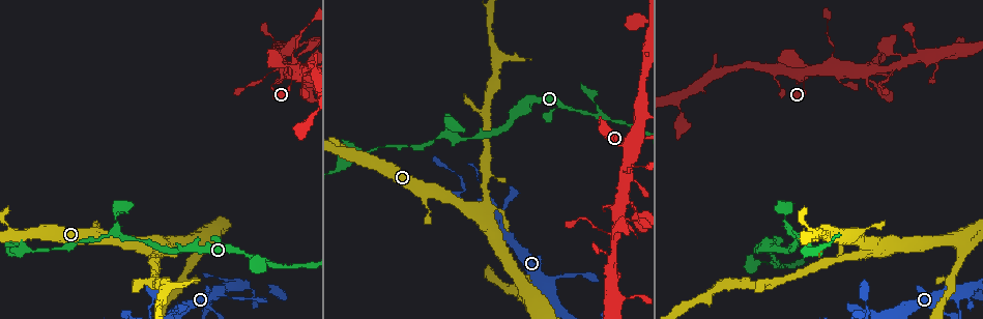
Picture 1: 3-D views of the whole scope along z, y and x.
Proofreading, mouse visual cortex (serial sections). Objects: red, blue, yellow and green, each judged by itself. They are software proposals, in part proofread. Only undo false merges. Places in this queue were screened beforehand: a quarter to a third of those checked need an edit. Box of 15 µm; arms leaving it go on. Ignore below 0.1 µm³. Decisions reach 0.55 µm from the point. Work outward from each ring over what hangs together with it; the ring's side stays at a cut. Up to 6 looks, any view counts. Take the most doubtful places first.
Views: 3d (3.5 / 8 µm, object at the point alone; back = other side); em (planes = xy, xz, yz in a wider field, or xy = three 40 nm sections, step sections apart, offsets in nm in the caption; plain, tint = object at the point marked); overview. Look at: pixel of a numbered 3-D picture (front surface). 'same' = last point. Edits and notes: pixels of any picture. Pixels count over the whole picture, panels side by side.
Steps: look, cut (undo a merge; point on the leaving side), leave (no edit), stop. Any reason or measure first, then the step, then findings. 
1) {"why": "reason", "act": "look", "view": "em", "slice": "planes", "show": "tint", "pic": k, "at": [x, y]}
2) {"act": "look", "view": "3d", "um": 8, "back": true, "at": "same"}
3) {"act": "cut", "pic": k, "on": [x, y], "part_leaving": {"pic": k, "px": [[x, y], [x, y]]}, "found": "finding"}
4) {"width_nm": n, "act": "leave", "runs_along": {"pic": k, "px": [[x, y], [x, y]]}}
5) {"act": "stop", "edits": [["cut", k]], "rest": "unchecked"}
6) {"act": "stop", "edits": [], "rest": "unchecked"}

{"why": "narrows sharply", "act": "look", "view": "3d", "um": 3.5, "pic": 1, "at": [116, 214]}

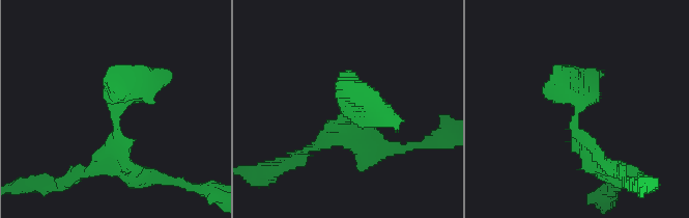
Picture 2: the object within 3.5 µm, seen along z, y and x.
{"act": "look", "view": "em", "slice": "xy", "step": 3, "show": "tint", "pic": 2, "at": [578, 109]}

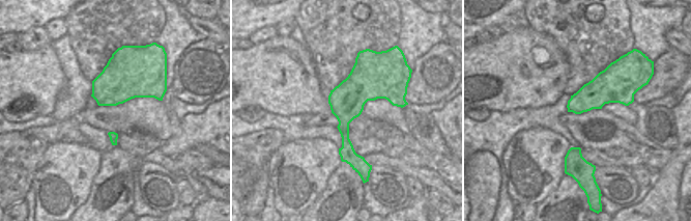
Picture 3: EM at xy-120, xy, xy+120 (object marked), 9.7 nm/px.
{"act": "look", "view": "em", "slice": "planes", "show": "tint", "at": "same"}

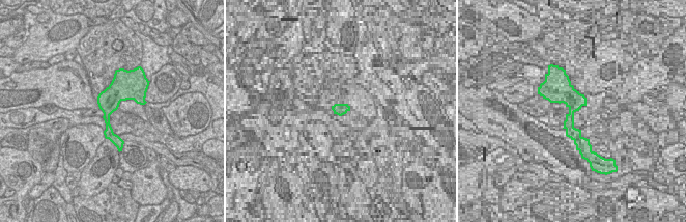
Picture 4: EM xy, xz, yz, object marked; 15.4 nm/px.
{"act": "leave", "runs_along": {"pic": 4, "px": [[116, 76], [107, 110], [114, 140]]}, "found": "one cell here"}

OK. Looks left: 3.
{"why": "a narrow waist", "act": "look", "view": "3d", "um": 3.5, "pic": 1, "at": [775, 262]}

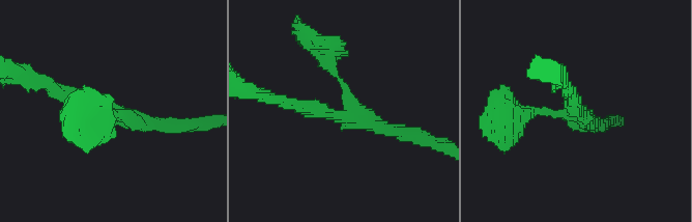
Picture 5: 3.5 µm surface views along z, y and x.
{"arms": 3, "arm_widths_nm": [150, 200, 200], "why": "now the EM", "act": "look", "view": "em", "slice": "xy", "step": 5, "show": "plain", "pic": 5, "at": [582, 111]}

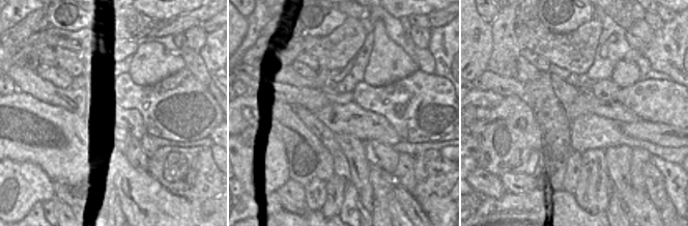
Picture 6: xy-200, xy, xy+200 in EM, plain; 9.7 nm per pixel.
{"act": "look", "view": "em", "slice": "xy", "step": 5, "show": "tint", "at": "same"}

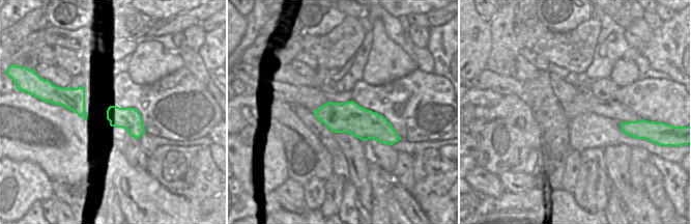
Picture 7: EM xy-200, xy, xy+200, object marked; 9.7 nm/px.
{"width_nm": 300, "act": "leave", "runs_along": {"pic": 5, "px": [[286, 104], [347, 117], [344, 85], [324, 53]]}, "found": "one cell here"}

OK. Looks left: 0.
{"act": "stop", "edits": [], "rest": "unchecked"}

